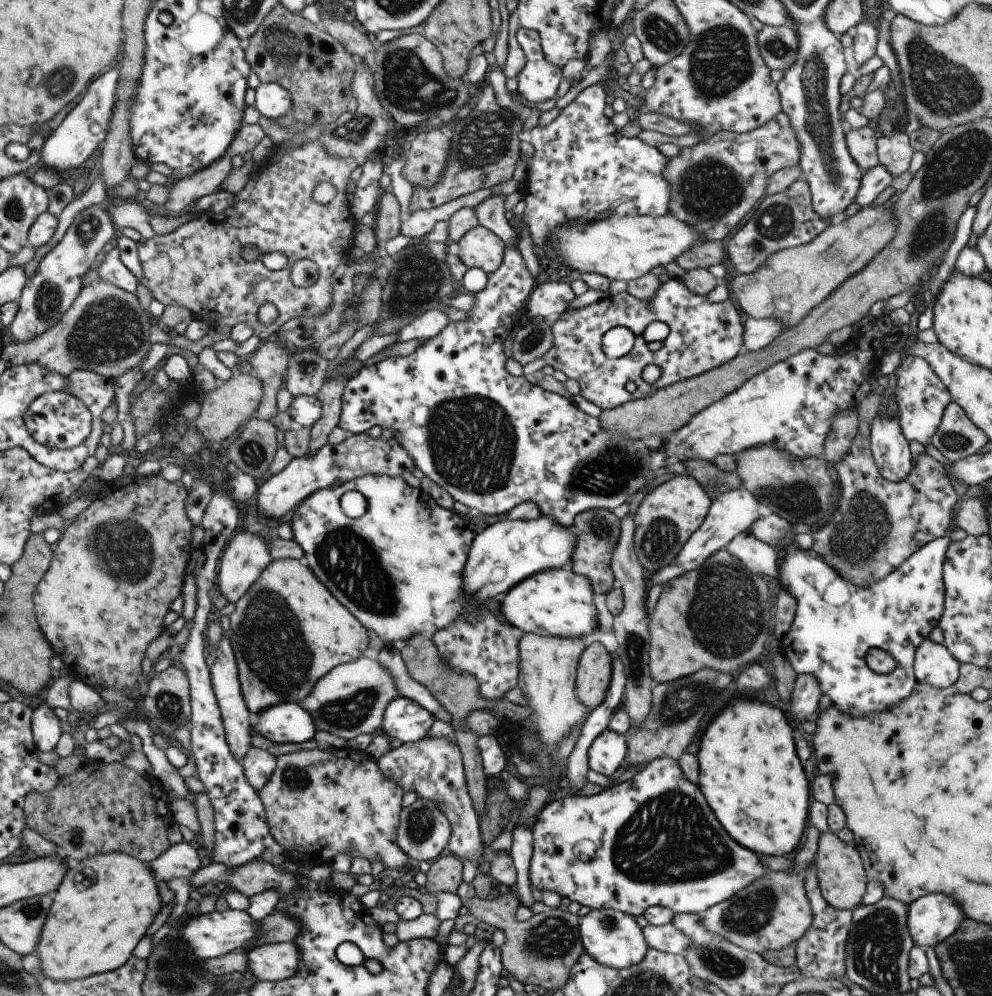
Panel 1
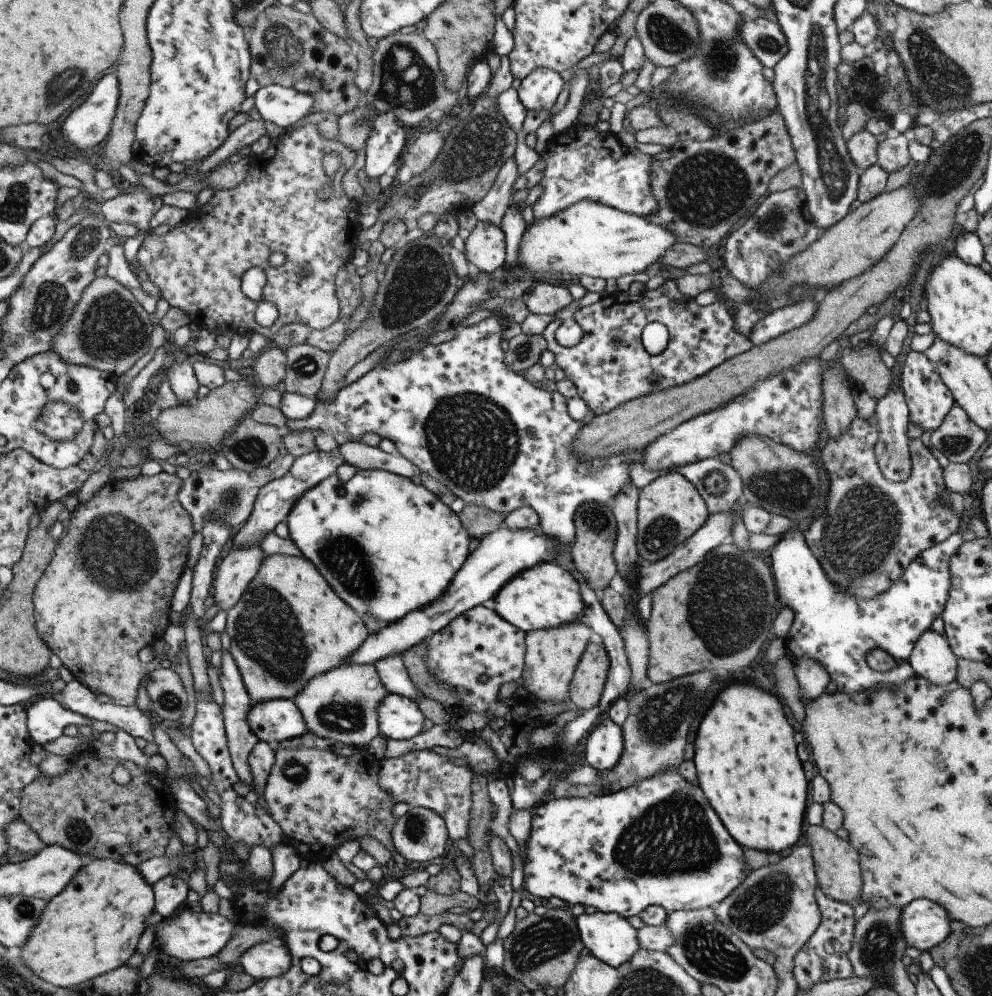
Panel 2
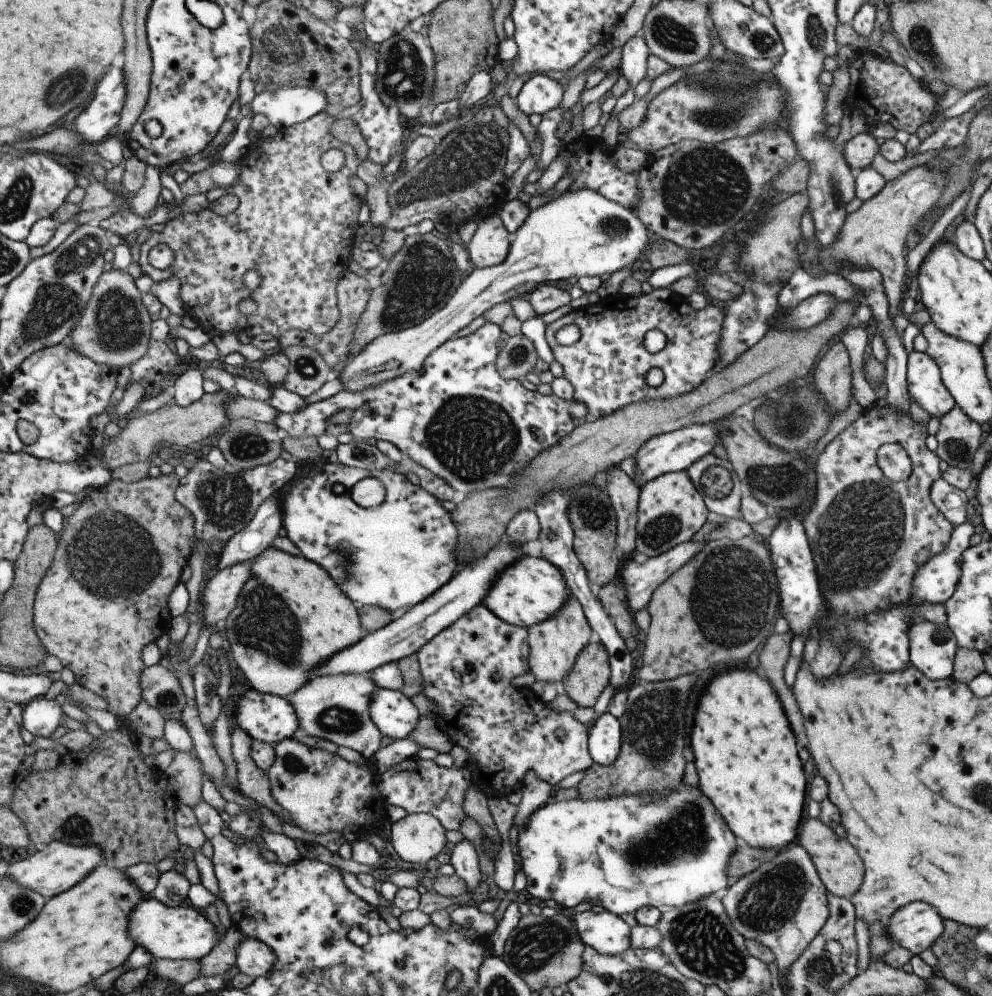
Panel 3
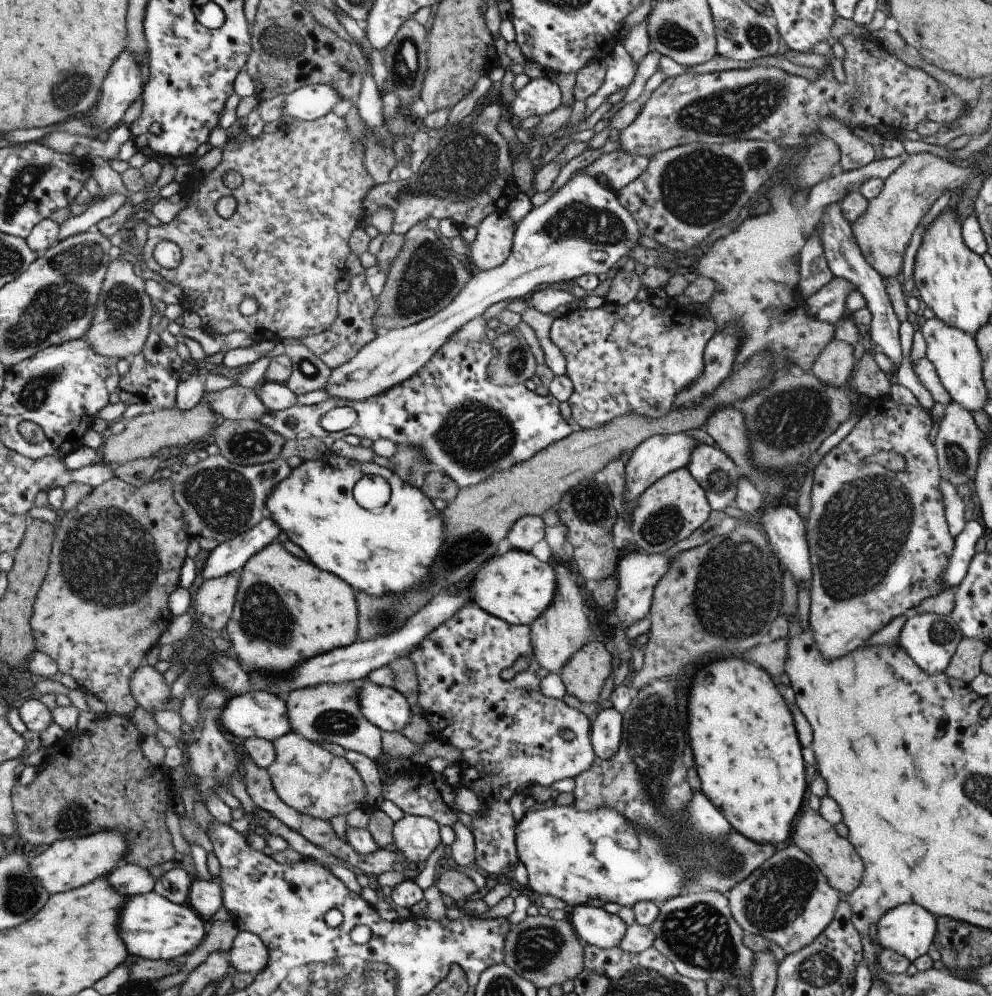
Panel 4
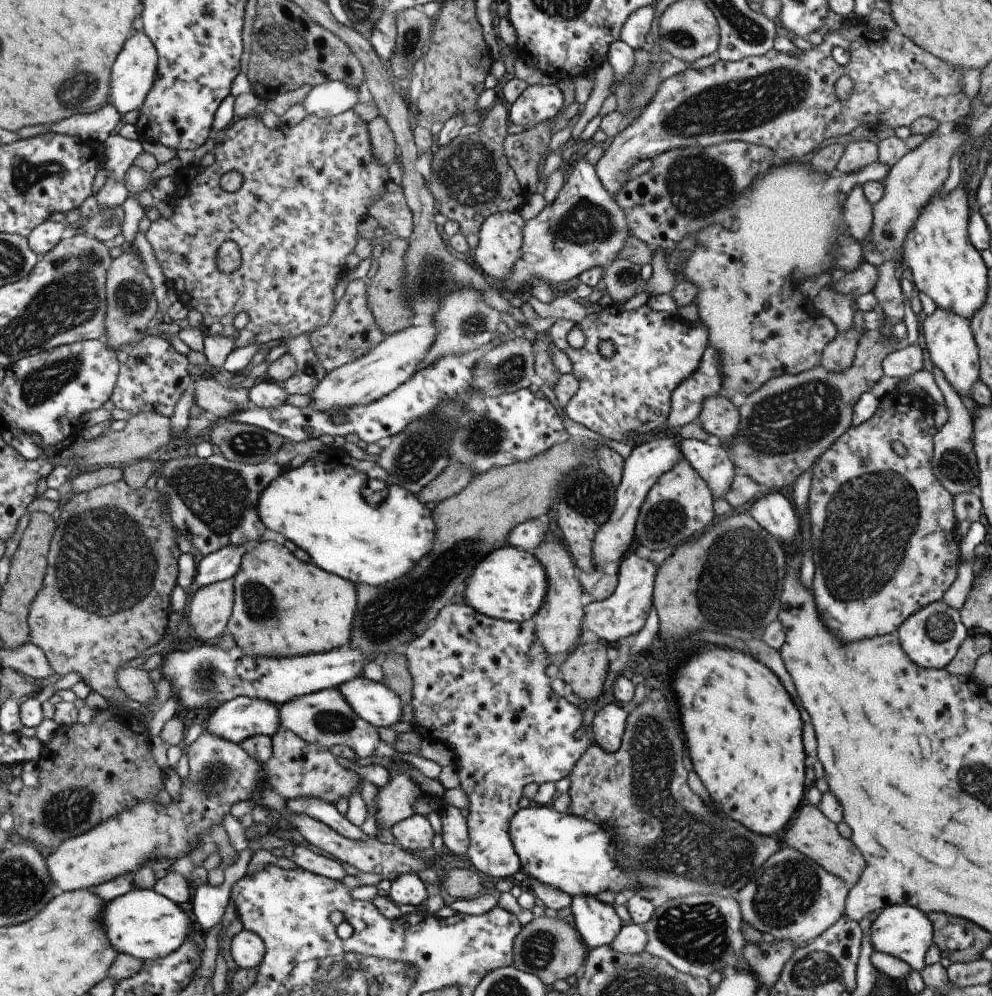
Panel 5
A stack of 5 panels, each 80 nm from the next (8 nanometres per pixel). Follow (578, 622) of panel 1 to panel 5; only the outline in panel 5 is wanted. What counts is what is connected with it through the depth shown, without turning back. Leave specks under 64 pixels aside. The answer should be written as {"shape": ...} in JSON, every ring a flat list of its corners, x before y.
{"shape":[[506,544,487,554,473,567,464,584,465,602,461,603,469,605,483,616,523,622,530,620,542,605,546,588,546,574,540,562,531,553]]}

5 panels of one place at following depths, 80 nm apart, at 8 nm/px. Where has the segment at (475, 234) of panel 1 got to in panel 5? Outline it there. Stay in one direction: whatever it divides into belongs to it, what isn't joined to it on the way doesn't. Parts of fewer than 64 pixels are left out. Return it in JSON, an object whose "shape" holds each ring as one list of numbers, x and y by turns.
{"shape":[[501,211,487,216,478,230,475,262,485,276,505,279,520,256,524,220,518,211]]}

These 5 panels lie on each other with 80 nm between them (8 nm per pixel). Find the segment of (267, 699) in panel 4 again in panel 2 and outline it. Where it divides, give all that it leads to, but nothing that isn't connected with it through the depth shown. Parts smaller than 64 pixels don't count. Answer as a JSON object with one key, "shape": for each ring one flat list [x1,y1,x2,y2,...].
{"shape":[[292,699,250,703,245,720,258,741,277,744,306,733,306,726]]}

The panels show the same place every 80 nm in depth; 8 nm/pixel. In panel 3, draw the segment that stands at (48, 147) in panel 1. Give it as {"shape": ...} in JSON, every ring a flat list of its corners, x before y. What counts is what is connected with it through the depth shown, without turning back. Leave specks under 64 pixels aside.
{"shape":[[111,67,99,81,95,98,74,118,75,129,88,143,102,142,116,131,120,112,126,97,122,70]]}

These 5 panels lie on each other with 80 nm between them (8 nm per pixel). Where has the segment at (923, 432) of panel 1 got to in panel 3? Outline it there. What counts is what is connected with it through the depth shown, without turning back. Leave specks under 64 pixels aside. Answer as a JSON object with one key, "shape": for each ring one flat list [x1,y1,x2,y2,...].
{"shape":[[924,352,906,356,905,381,908,395,930,416,941,418,955,406,953,397,940,379,938,366]]}

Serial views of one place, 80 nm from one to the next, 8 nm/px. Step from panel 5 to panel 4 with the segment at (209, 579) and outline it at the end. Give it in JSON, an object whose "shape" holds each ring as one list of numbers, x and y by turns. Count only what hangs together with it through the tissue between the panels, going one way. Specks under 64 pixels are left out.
{"shape":[[265,514,250,531,218,544,208,552,201,569,204,580,239,574,247,559,275,540,280,528]]}

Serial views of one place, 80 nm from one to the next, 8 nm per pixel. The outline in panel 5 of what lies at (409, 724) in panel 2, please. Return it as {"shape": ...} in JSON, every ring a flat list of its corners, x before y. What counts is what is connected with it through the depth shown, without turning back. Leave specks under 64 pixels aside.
{"shape":[[359,676,342,682,335,688,351,710,367,724,376,728,399,722,402,704,383,683]]}

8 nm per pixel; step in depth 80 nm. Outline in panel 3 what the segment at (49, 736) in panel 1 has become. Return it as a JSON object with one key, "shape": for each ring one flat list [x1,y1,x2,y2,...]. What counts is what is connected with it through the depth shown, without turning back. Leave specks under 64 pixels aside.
{"shape":[[43,697,34,698,23,706,24,728,33,736,49,737,62,724,65,716,57,701,47,701]]}

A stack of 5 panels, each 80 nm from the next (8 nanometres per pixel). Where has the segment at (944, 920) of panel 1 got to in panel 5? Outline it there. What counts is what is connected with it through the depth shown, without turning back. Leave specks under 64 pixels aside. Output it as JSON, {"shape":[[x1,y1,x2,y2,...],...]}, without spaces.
{"shape":[[906,904,882,907,877,917,869,925,869,942,873,950,902,960,905,964,909,965,911,971,917,972,919,976,921,976,921,971,927,966,924,964,924,954,929,948,929,945,935,941,933,934,934,930,931,926,930,919,926,917,926,913,917,910,914,906]]}

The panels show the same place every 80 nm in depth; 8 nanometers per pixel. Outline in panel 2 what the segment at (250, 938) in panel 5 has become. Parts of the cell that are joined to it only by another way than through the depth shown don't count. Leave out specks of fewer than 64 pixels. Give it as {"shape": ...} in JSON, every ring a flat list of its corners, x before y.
{"shape":[[260,942,250,946,237,960,243,972,254,980,265,980,283,974,290,965,288,950,278,942]]}

